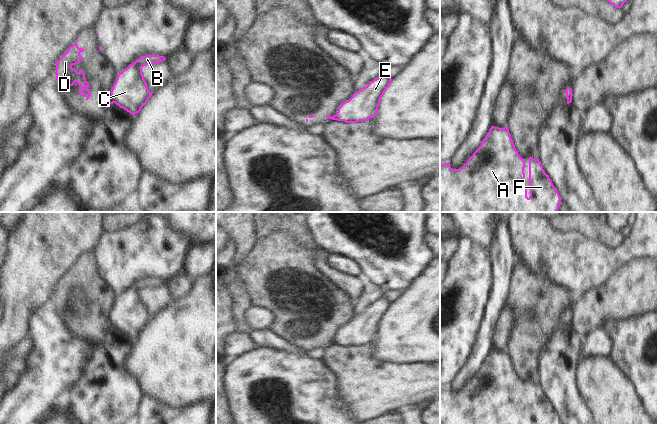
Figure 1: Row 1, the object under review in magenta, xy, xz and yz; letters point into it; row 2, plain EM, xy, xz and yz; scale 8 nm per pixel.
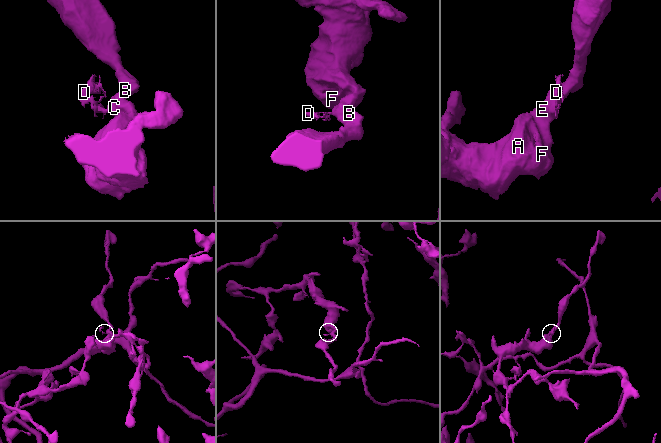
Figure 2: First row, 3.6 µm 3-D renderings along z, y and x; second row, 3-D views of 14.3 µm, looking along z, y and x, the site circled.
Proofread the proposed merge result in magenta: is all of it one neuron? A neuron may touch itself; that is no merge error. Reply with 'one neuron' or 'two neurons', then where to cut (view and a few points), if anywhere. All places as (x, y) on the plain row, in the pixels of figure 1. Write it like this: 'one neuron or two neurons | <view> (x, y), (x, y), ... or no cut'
two neurons | xy (111, 319), (115, 326)

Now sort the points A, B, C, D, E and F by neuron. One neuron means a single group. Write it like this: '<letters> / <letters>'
A B C E F / D

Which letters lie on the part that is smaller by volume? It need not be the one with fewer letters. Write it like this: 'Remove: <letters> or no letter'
Remove: D

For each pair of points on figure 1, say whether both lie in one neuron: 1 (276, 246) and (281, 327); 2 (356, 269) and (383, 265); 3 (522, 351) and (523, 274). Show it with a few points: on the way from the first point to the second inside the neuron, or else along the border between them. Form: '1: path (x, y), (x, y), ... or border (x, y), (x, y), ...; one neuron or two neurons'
1: path (276, 266), (266, 278), (266, 289), (277, 307); one neuron
2: border (341, 255), (354, 258), (360, 265), (363, 276); two neurons
3: path (524, 332), (524, 293); one neuron

